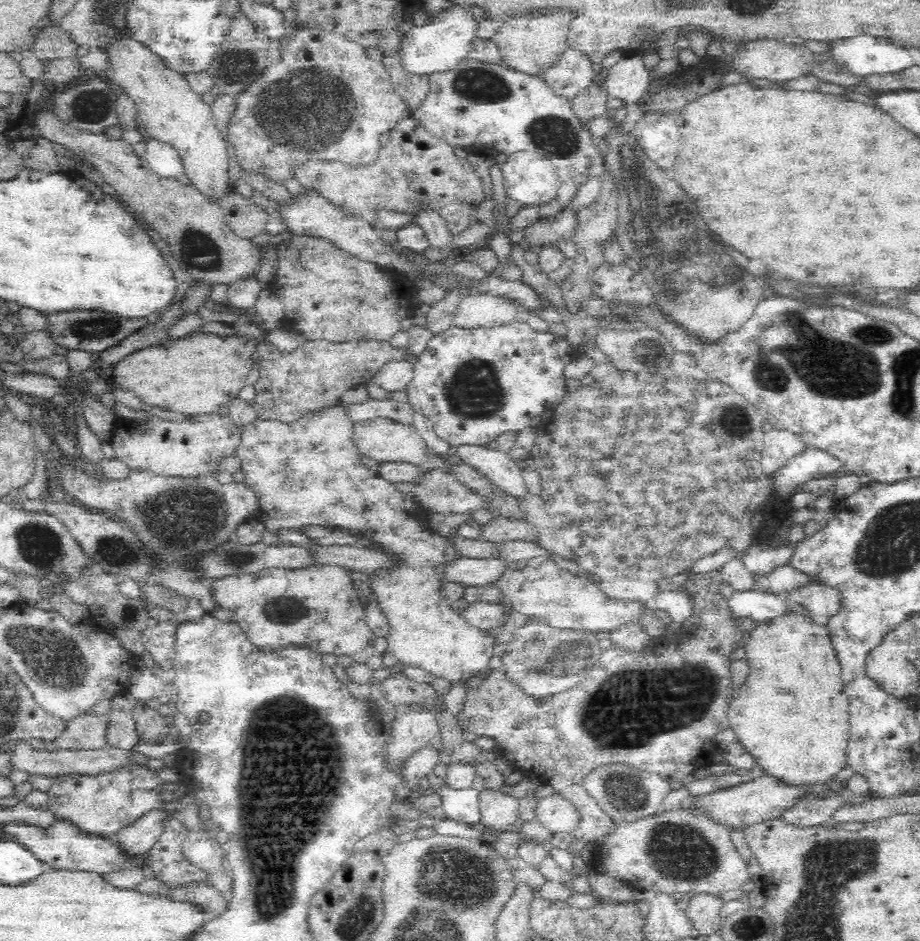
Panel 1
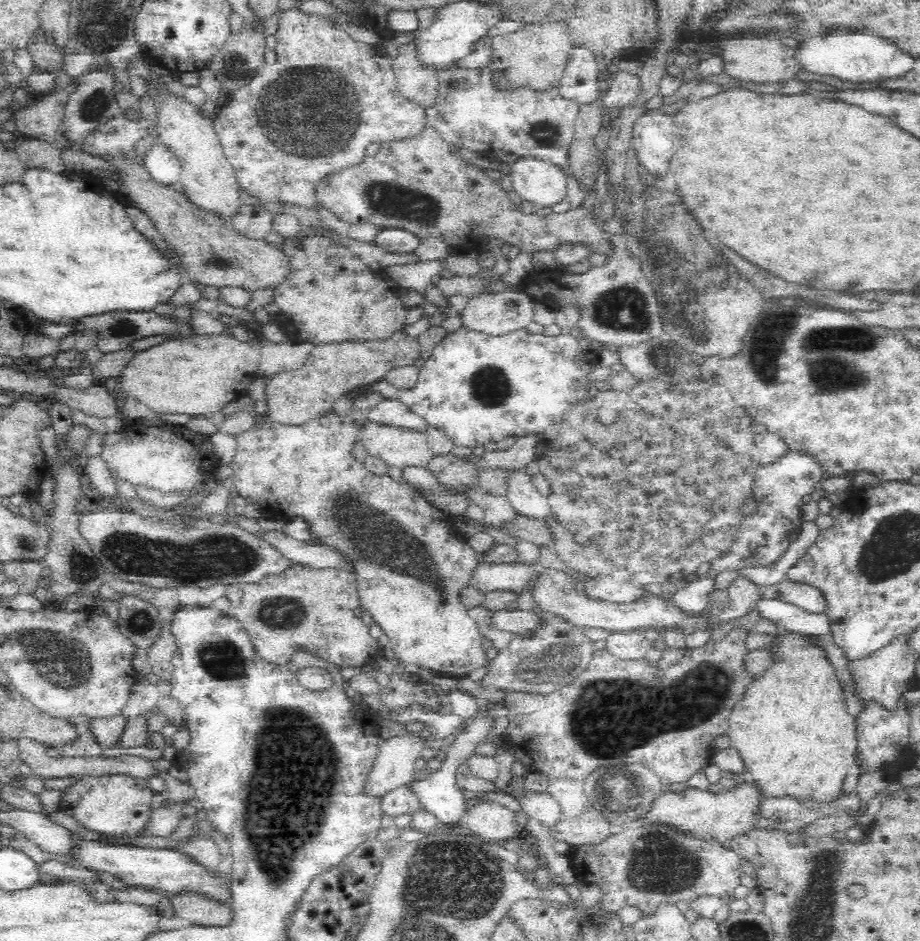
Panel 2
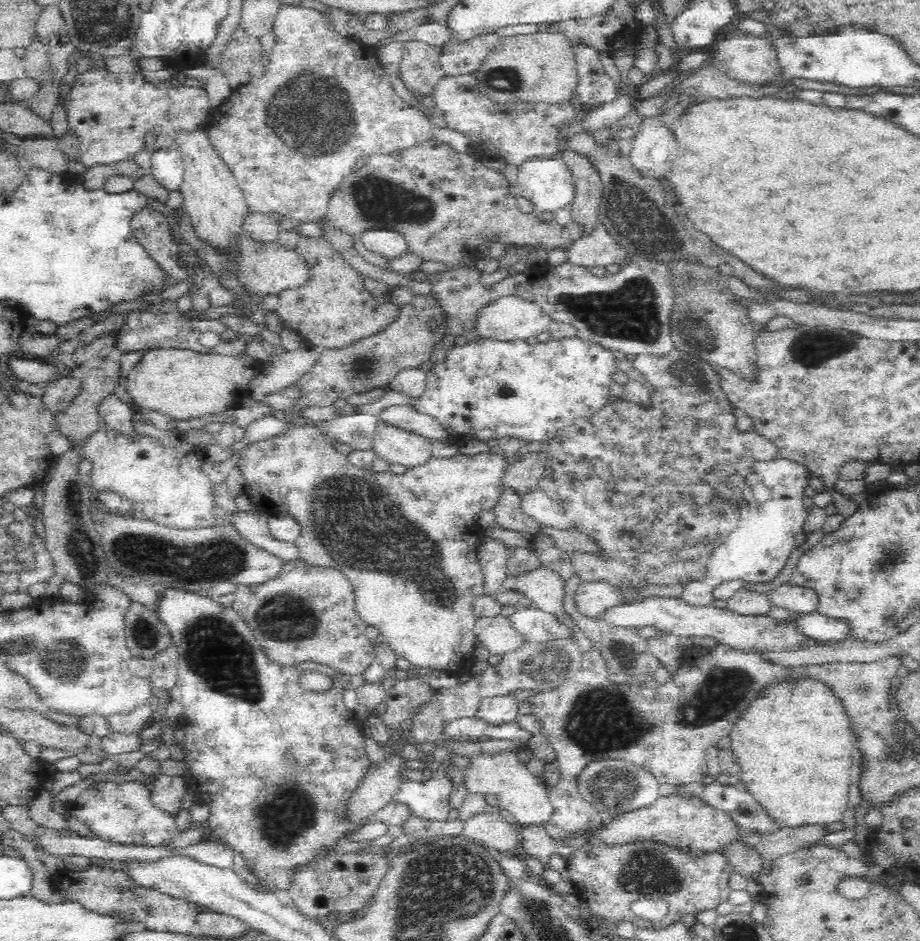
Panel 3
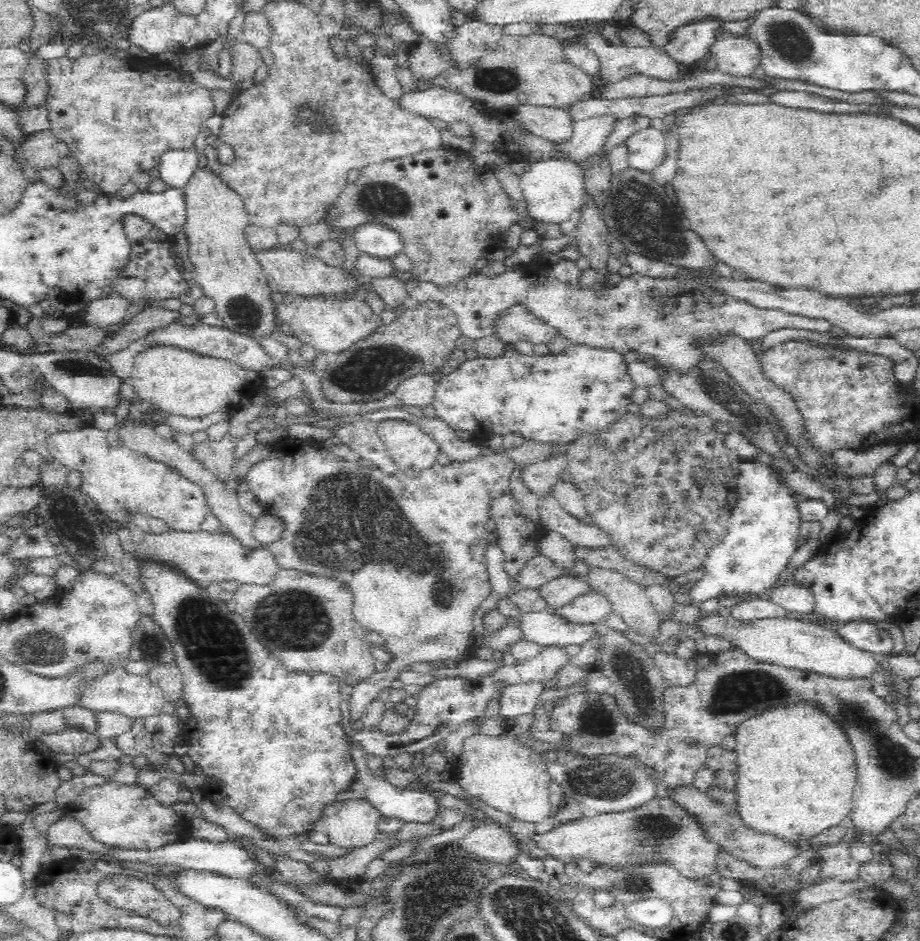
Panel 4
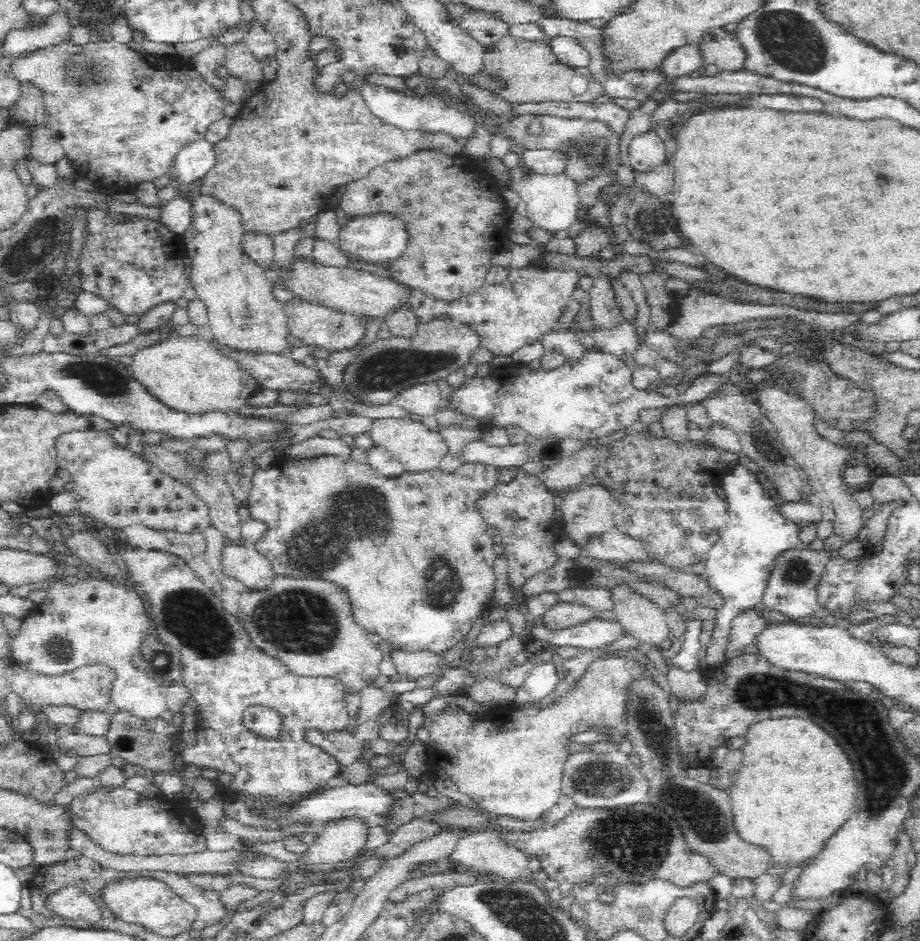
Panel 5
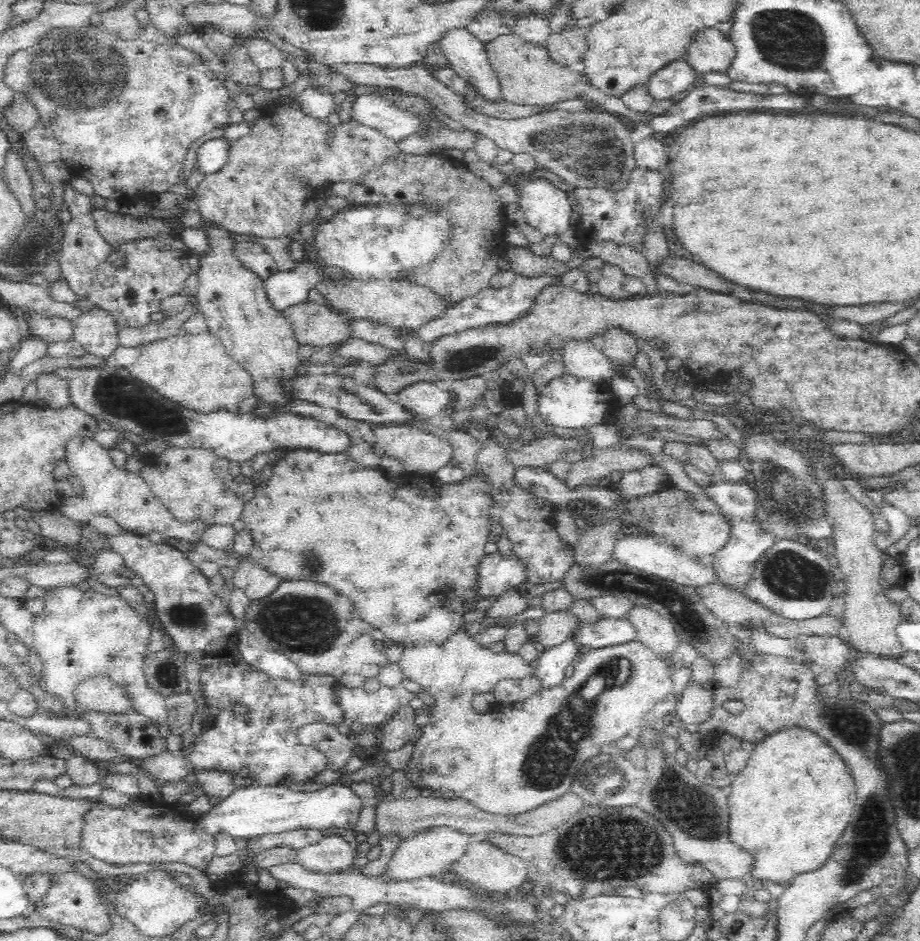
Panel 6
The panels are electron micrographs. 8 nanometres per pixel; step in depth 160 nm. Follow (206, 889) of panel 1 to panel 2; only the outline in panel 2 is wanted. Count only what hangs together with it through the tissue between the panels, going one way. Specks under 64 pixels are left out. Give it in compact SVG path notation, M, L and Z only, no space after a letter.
M178 891L167 899L173 906L174 915L189 920L192 925L225 925L231 919L231 909L228 902L208 897L198 891Z

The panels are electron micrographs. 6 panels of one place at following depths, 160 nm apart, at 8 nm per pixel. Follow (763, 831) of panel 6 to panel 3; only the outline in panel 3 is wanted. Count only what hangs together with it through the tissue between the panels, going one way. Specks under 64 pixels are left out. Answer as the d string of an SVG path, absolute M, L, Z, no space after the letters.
M786 675L780 680L766 685L758 691L753 703L742 712L742 716L736 720L731 734L732 745L730 749L733 751L734 757L740 767L740 780L744 783L749 794L752 794L758 800L762 807L768 809L768 813L778 820L780 826L795 827L796 825L828 823L832 827L837 826L843 818L848 804L849 787L855 778L852 772L852 754L856 750L855 730L851 719L846 713L845 705L838 695L834 694L832 687L826 684L826 681L814 679L814 677L806 677L806 675Z

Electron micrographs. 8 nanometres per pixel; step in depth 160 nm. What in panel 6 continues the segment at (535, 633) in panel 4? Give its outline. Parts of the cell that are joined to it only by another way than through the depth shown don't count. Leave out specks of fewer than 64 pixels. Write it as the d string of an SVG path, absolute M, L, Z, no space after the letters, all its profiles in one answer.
M602 616L594 623L582 624L571 634L571 639L582 651L616 646L636 638L635 628L626 618Z

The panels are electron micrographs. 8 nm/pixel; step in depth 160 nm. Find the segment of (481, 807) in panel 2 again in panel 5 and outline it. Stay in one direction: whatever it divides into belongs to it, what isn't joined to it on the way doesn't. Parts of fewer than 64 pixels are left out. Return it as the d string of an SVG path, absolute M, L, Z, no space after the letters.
M497 827L492 829L476 830L474 832L460 833L456 846L451 854L451 859L459 865L474 870L475 874L482 872L490 872L502 879L526 878L528 860L527 854L522 850L508 844L501 837L500 829Z

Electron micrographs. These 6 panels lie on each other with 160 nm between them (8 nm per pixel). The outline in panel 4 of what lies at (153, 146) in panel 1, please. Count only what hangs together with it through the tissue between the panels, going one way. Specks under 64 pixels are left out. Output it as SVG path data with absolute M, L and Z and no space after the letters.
M196 147L189 149L169 150L159 156L157 169L159 177L170 188L183 188L198 166Z

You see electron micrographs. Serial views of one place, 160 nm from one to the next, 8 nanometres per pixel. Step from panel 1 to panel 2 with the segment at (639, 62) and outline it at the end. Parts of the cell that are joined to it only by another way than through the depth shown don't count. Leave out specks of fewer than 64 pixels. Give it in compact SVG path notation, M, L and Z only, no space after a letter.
M620 70L610 75L611 83L607 85L607 92L601 98L604 106L609 108L624 109L632 103L640 94L640 77L638 74L630 74L626 70Z

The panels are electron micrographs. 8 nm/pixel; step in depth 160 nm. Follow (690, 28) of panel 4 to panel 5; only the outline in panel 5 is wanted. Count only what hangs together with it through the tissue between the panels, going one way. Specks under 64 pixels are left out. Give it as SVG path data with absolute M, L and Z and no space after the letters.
M683 44L667 54L660 67L668 77L681 77L692 74L703 65L699 44Z

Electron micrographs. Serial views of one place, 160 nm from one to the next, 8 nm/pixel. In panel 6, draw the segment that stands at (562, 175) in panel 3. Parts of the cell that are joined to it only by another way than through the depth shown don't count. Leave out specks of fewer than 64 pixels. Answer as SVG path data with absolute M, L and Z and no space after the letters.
M546 178L528 180L520 188L517 202L528 224L543 236L558 237L570 228L573 213L570 195Z

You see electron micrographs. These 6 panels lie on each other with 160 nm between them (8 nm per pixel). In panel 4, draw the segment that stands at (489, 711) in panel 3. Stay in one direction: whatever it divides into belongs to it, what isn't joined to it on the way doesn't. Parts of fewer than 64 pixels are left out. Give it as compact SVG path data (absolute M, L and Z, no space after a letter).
M528 682L528 684L506 687L497 698L498 715L508 720L532 713L540 705L538 698L543 690L542 682Z

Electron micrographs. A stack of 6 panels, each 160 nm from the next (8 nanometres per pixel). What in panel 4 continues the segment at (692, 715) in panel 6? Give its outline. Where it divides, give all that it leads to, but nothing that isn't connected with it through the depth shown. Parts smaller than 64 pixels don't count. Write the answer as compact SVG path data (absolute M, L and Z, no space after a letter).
M658 650L652 655L654 662L668 683L682 686L690 684L694 680L697 671L694 658L684 659L680 658L675 651L662 652L662 650Z

